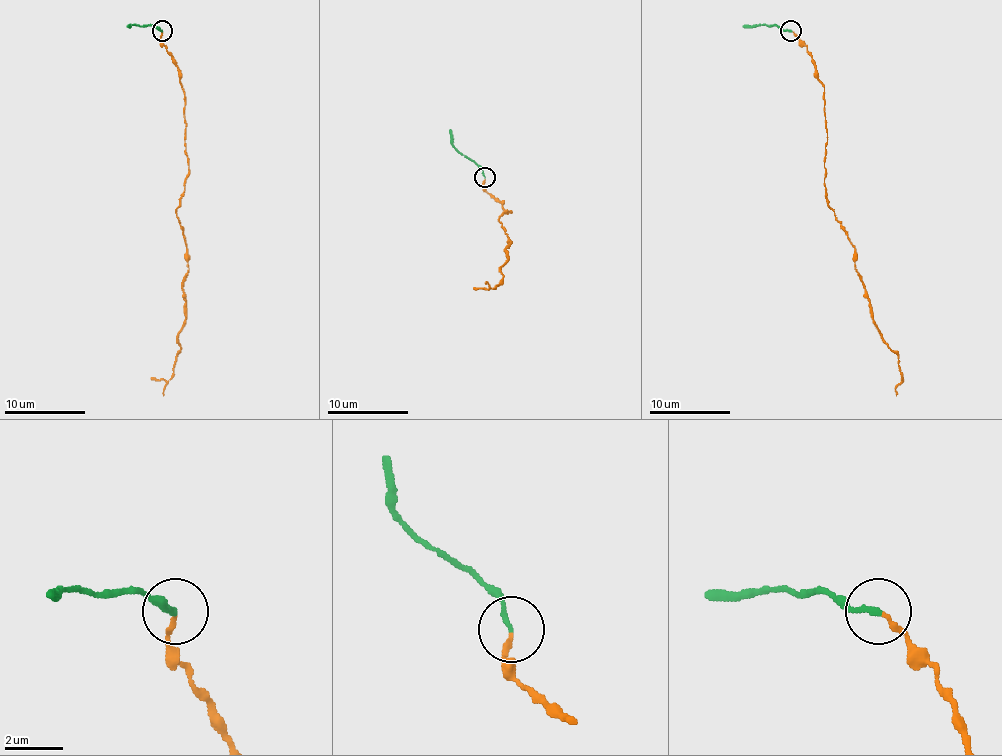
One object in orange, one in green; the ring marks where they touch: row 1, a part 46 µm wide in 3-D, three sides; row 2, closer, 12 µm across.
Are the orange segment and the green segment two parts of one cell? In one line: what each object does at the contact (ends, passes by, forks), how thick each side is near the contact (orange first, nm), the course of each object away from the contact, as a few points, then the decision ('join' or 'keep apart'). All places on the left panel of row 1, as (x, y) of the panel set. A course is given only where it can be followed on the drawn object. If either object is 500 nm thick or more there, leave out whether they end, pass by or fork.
orange ends; green ends; calibres 160 and 170 nm; course orange (162, 30), (182, 87), (188, 158), (176, 211), (188, 249), (186, 322), (164, 395); course green (162, 30), (153, 26), (127, 26); join

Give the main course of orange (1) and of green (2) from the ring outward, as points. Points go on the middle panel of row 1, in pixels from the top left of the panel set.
1: (484, 178), (482, 186), (506, 214), (510, 210), (498, 218), (510, 240), (502, 281), (486, 283)
2: (484, 178), (476, 163), (454, 145), (450, 129)

